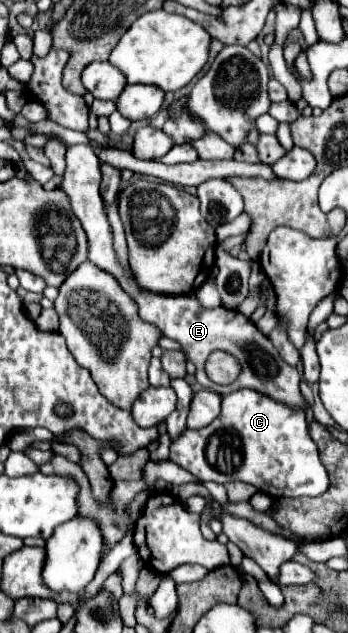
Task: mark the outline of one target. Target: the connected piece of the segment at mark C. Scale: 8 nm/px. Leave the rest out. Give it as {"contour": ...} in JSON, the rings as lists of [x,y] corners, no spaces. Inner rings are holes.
{"contour":[[[237,390],[223,396],[221,414],[201,430],[185,430],[179,440],[171,442],[173,462],[179,462],[187,472],[191,472],[201,482],[213,480],[219,484],[227,482],[247,482],[257,490],[267,492],[271,498],[301,498],[301,496],[319,496],[327,490],[329,478],[319,460],[319,452],[315,442],[309,436],[305,412],[295,412],[275,400],[255,392],[255,390]]]}

